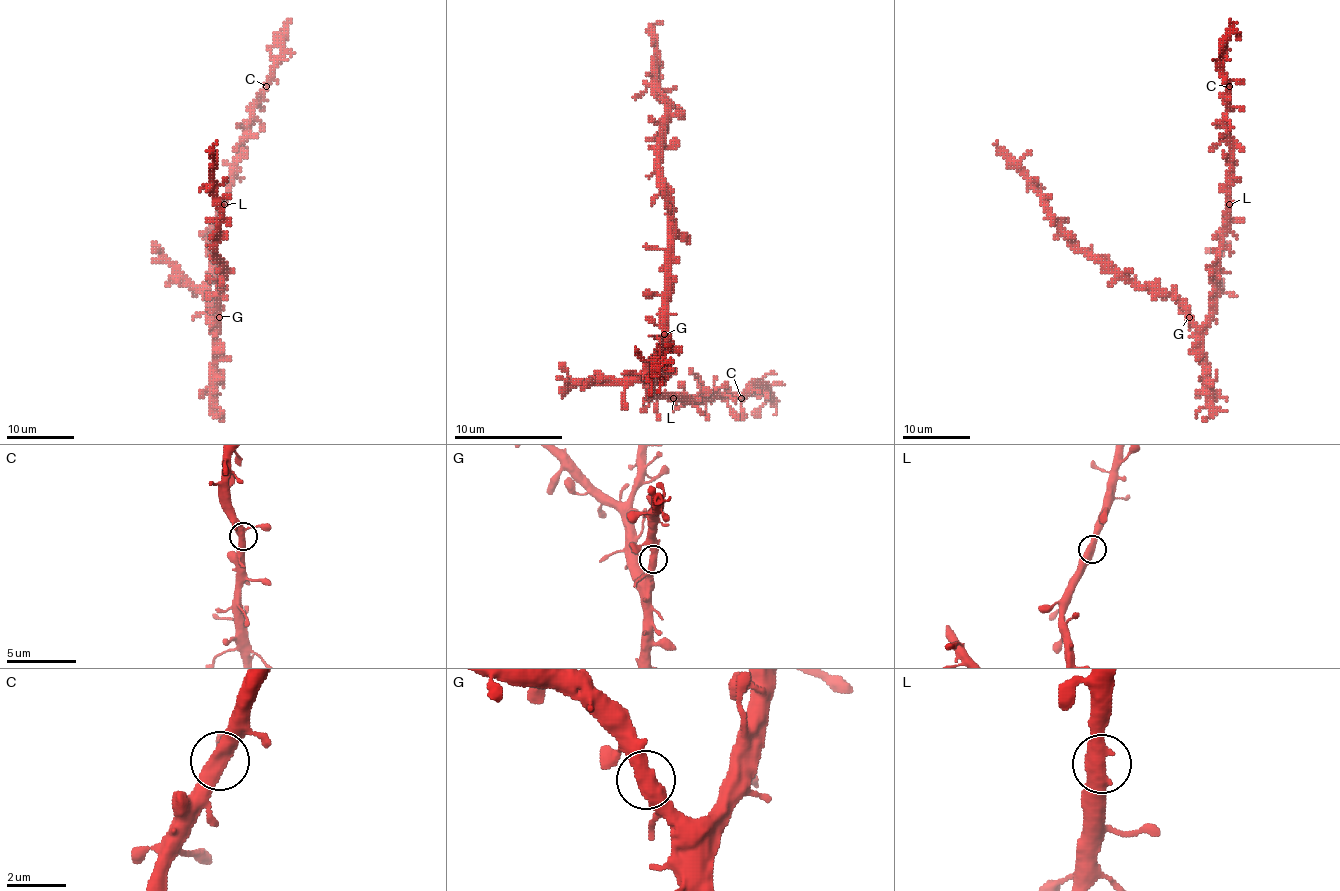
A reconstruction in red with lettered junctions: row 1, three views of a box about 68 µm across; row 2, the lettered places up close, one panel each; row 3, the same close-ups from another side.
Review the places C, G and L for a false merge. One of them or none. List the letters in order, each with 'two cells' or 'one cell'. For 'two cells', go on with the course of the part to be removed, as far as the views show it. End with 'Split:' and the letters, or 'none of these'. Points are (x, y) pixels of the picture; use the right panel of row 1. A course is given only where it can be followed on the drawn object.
C: one cell
G: one cell
L: one cell
Split: none of these

